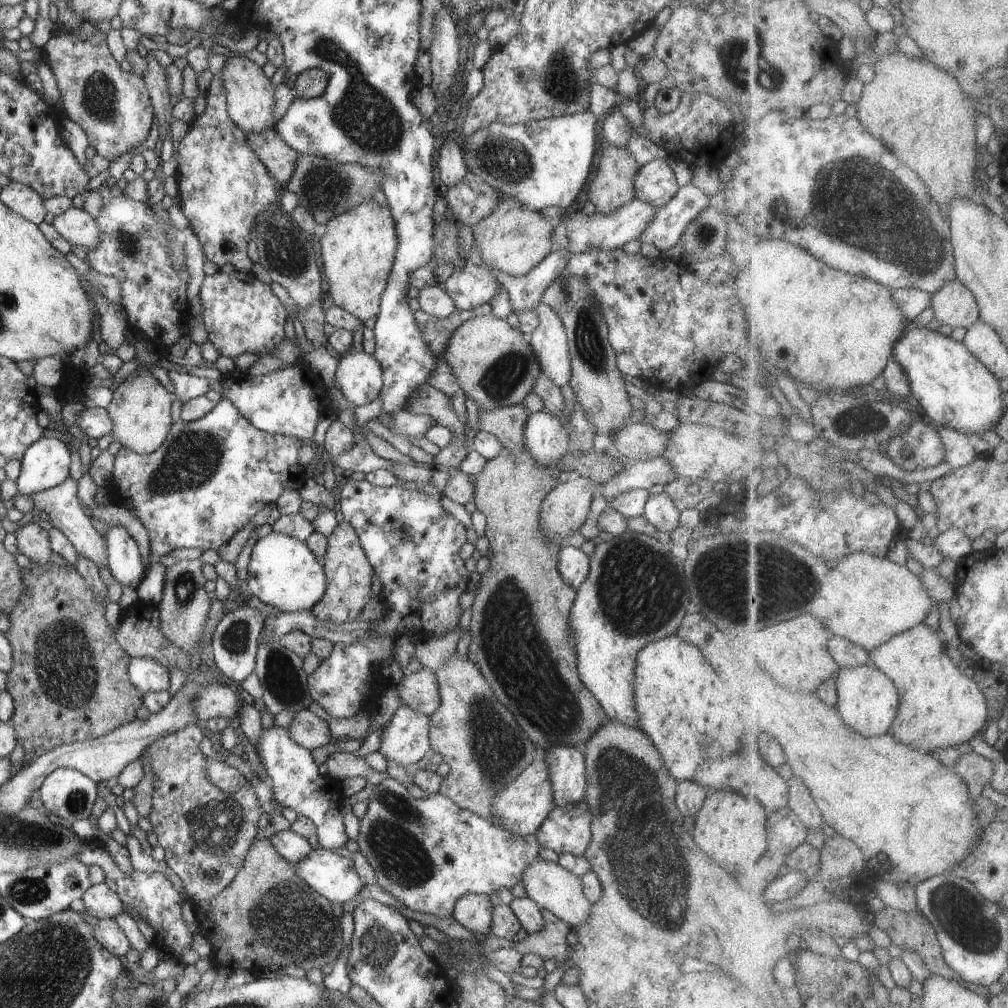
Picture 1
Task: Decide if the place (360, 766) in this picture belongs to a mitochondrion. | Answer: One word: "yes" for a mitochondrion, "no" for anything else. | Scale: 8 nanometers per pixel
no

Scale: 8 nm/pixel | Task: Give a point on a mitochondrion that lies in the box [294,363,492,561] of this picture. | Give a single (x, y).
(403, 532)

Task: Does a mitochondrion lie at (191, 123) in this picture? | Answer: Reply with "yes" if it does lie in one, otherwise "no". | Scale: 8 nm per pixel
no

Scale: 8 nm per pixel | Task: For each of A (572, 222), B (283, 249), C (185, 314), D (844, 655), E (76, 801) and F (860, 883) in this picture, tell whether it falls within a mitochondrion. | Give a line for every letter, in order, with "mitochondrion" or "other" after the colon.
A: other
B: mitochondrion
C: other
D: other
E: mitochondrion
F: other

